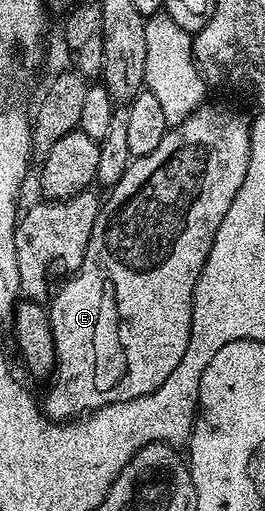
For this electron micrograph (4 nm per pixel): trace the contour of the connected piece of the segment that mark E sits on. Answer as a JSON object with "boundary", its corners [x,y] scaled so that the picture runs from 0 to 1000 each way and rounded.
{"boundary":[[[777,200],[694,239],[630,249],[574,301],[494,311],[453,356],[411,370],[415,386],[381,393],[302,528],[223,571],[215,566],[181,595],[219,703],[174,791],[166,783],[166,804],[192,822],[249,826],[328,802],[574,771],[679,716],[717,667],[732,569],[815,450],[830,450],[830,434],[845,434],[845,419],[936,341],[940,307],[936,235],[868,211]]]}

